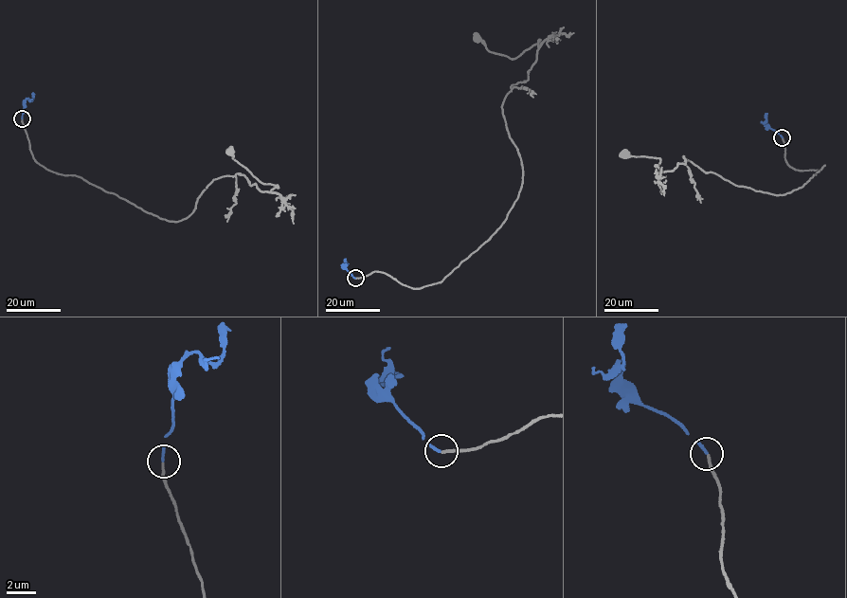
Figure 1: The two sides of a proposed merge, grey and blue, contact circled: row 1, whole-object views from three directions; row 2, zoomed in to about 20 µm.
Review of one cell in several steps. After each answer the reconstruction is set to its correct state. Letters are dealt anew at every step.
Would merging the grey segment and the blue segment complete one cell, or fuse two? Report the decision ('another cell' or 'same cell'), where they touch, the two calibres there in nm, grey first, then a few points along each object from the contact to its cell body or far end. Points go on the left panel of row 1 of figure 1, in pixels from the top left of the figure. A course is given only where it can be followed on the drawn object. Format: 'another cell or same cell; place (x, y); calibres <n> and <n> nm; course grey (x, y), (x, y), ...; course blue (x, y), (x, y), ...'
same cell; place (22, 118); calibres 170 and 160 nm; course grey (22, 118), (41, 165), (170, 221), (189, 216), (215, 179), (242, 174), (261, 191), (278, 188), (229, 150); course blue (22, 118), (24, 103), (27, 99), (32, 99), (32, 93)

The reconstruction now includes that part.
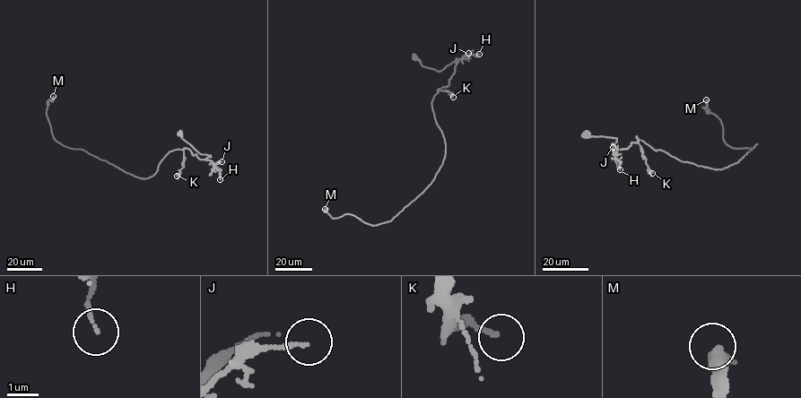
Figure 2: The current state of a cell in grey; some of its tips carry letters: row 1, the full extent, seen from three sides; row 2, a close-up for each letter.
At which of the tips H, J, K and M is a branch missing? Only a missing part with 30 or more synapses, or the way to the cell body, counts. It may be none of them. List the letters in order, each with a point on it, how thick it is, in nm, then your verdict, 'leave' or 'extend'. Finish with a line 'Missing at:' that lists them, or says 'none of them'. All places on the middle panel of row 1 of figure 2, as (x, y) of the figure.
H: at (479, 54); 80 nm thick; leave
J: at (468, 53); 130 nm thick; leave
K: at (453, 97); 140 nm thick; leave
M: at (325, 209); 500 nm thick; leave
Missing at: none of them

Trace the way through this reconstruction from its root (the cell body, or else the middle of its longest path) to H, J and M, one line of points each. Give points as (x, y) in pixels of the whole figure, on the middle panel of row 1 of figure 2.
H: (413, 57), (423, 66), (438, 71), (457, 58), (456, 63), (463, 57), (479, 54)
J: (413, 57), (423, 66), (439, 71), (468, 53)
M: (413, 57), (438, 71), (457, 59), (431, 103), (446, 144), (434, 179), (376, 225), (325, 209)

